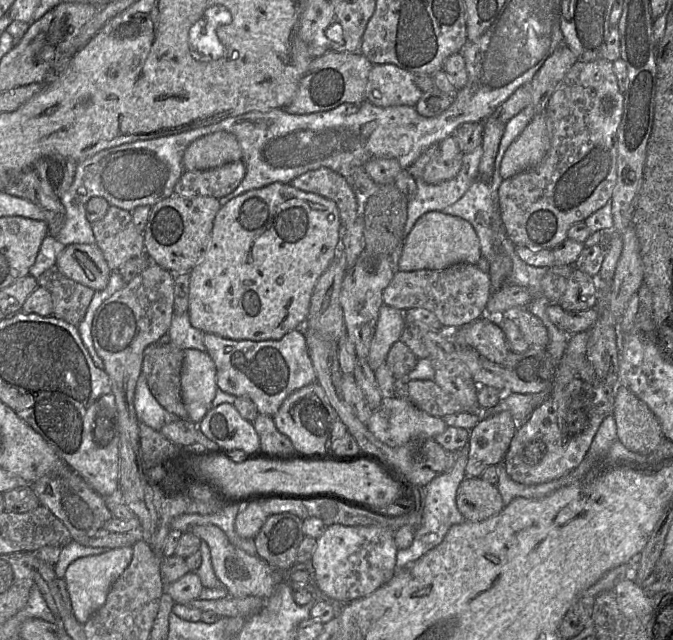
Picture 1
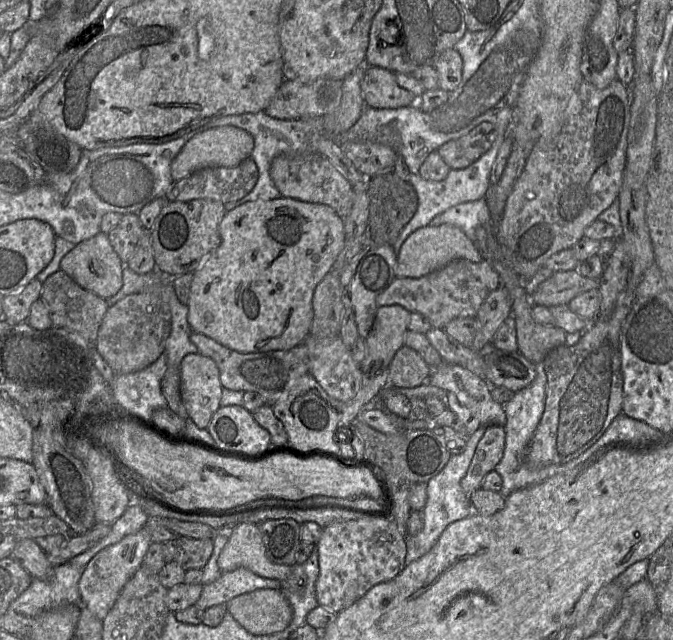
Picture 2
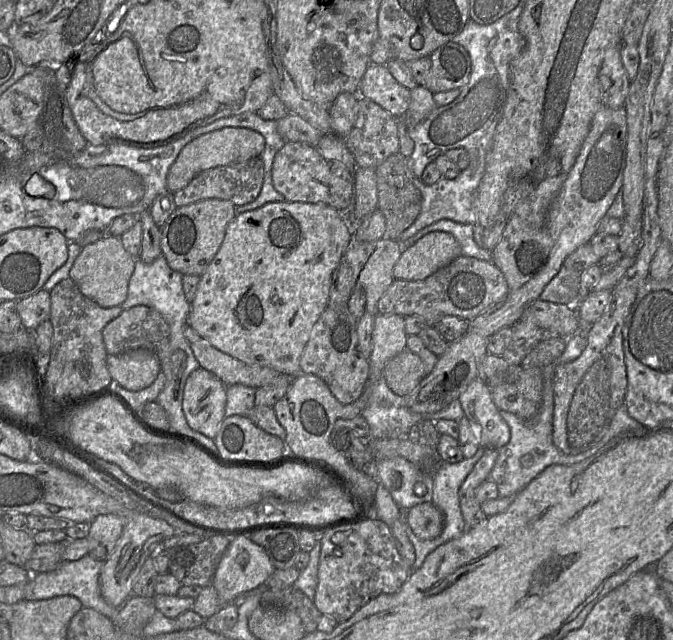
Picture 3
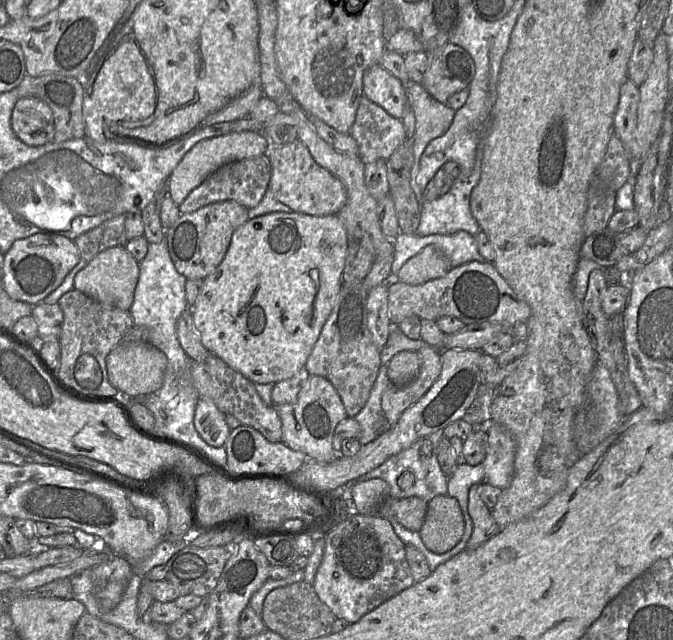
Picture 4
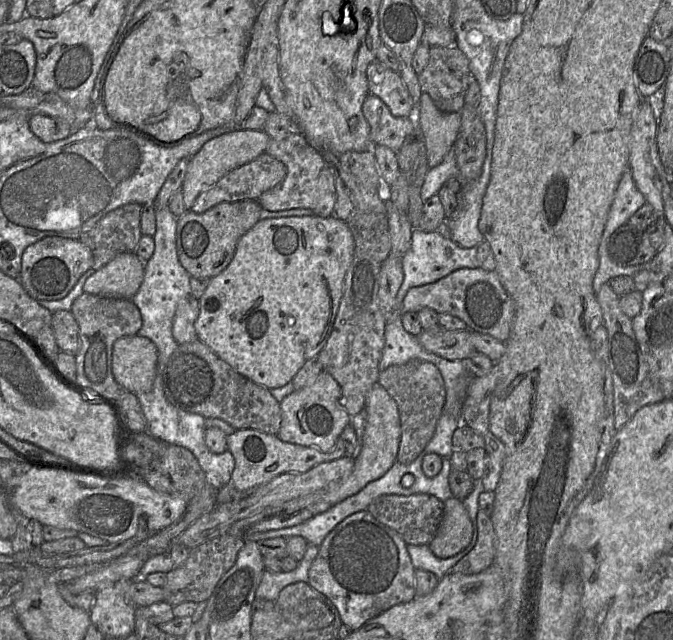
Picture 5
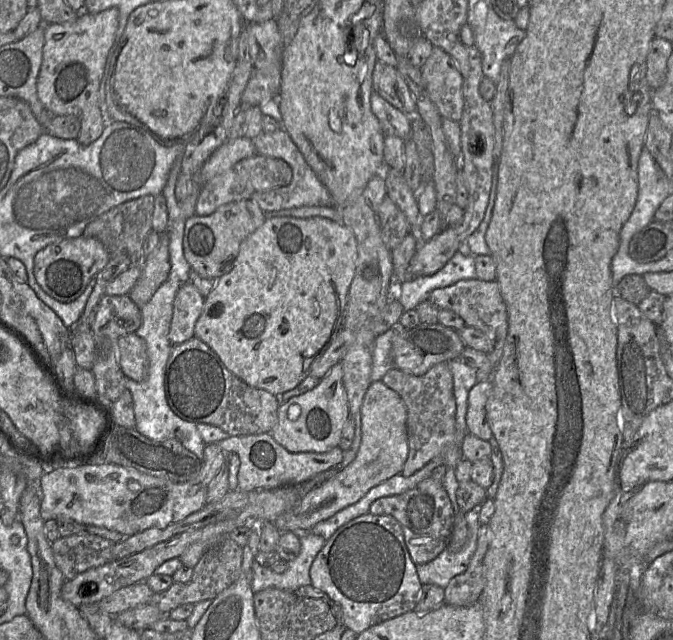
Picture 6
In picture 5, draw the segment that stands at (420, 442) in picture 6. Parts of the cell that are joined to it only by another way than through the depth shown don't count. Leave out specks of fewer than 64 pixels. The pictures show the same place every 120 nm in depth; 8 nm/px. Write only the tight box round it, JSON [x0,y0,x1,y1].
[378,361,446,464]

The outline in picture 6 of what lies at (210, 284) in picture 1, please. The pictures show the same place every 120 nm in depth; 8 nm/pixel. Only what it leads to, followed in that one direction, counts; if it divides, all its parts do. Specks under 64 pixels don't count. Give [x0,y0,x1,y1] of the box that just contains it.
[194,217,357,396]

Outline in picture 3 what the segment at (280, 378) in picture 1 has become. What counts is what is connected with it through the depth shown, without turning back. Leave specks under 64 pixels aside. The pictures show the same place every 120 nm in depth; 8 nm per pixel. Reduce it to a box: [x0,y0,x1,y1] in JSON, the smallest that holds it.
[184,324,289,389]

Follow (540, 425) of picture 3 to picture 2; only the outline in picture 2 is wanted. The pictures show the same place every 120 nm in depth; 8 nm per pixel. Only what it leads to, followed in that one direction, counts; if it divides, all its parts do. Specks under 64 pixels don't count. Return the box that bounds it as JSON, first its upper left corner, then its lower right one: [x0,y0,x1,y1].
[495,366,584,498]

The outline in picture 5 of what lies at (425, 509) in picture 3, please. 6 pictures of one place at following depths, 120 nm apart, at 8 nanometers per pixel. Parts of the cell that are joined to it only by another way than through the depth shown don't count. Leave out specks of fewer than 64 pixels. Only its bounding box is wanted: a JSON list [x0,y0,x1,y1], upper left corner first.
[428,496,473,559]

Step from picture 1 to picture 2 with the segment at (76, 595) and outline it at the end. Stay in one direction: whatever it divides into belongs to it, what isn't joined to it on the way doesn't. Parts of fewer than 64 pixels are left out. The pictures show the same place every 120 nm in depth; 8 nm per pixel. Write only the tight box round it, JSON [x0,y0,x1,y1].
[79,528,151,620]

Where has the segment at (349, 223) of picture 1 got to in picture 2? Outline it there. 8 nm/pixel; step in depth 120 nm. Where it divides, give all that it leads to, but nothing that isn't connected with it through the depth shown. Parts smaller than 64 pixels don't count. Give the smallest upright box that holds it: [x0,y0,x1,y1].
[270,151,353,219]

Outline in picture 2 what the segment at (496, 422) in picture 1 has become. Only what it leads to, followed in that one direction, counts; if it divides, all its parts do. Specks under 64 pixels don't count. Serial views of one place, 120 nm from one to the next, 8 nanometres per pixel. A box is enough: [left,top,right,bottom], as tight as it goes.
[461,425,505,495]

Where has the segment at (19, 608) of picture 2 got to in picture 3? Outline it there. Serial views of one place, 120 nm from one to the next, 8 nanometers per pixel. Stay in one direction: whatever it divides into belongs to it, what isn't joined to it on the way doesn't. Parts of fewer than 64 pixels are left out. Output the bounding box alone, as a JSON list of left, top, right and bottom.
[24,555,116,619]

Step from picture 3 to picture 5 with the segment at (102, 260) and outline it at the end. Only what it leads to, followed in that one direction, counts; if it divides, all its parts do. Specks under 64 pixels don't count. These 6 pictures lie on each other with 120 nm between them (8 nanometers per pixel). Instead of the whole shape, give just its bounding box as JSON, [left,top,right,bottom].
[83,252,144,299]

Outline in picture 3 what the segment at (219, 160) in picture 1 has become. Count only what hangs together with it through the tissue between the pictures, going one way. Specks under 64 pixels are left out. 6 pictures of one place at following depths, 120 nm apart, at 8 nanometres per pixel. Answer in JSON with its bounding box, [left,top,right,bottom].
[167,127,265,193]

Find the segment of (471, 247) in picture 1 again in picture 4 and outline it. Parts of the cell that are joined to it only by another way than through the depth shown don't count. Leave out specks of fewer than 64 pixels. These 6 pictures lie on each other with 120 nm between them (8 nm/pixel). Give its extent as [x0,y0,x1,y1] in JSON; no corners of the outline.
[396,245,451,284]

